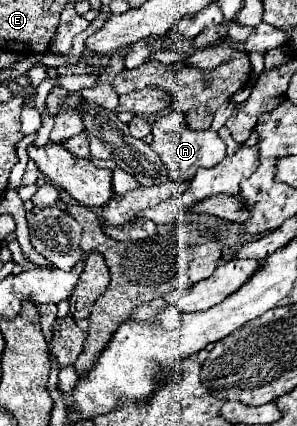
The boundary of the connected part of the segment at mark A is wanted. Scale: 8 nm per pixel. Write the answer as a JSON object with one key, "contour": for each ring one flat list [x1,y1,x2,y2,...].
{"contour":[[172,111,168,115,158,117,152,123,152,135,154,135,152,149,160,155,164,165,170,169,170,179,176,179,176,181,190,181,200,167,206,167,206,169,214,167,226,157,226,145,218,137,218,133,212,129,192,131,186,125,180,111]]}

